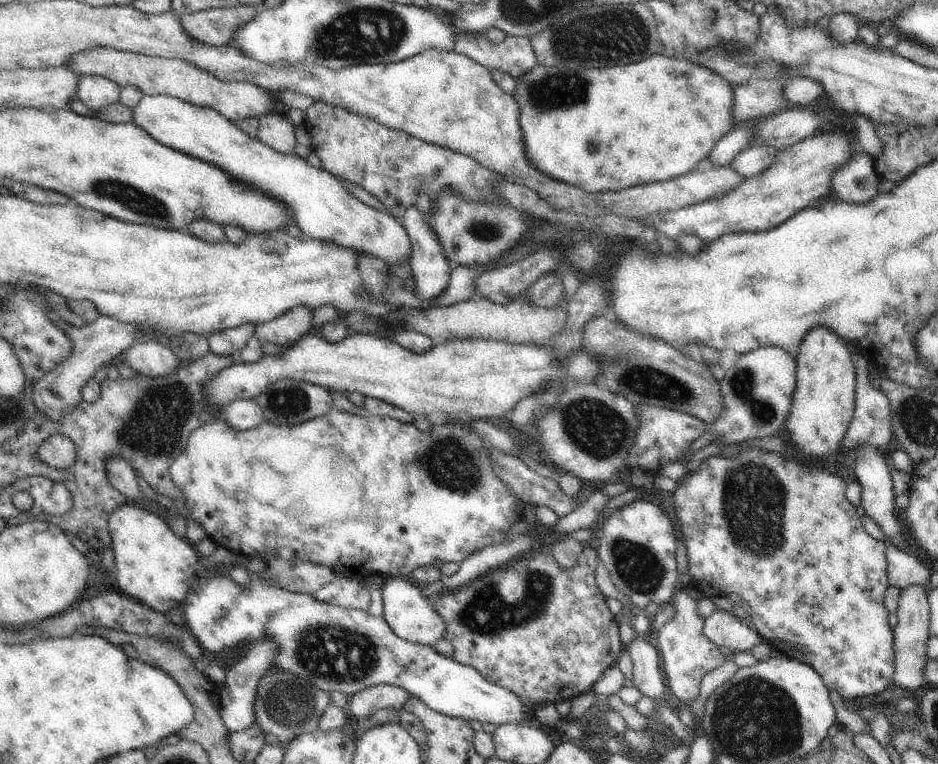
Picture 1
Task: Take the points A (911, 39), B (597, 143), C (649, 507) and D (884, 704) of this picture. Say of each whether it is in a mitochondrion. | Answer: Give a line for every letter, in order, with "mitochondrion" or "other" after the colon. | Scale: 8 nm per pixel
A: other
B: mitochondrion
C: other
D: other

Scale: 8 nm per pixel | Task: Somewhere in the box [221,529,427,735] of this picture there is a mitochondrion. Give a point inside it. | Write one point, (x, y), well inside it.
(328, 652)

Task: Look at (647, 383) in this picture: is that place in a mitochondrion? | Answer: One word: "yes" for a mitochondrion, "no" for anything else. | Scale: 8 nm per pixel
yes

